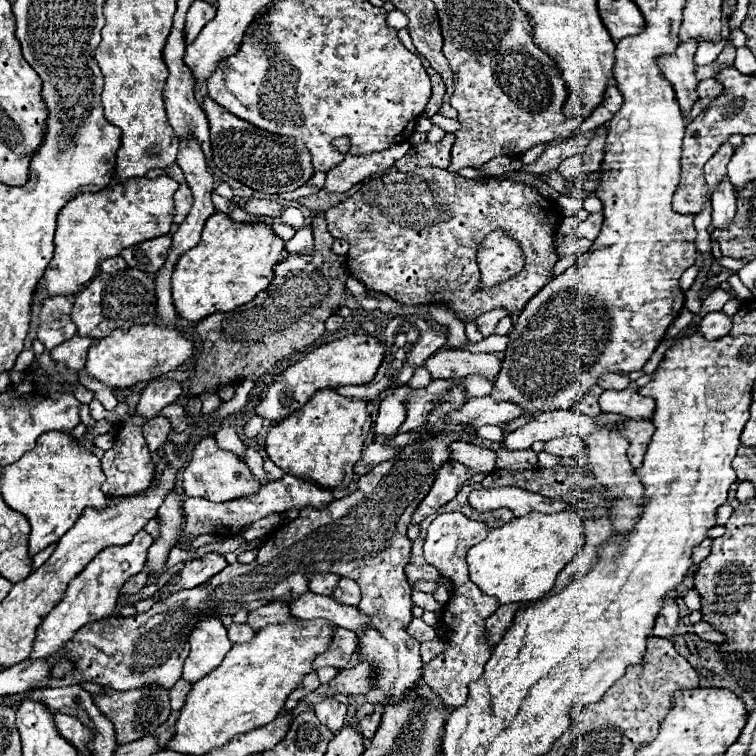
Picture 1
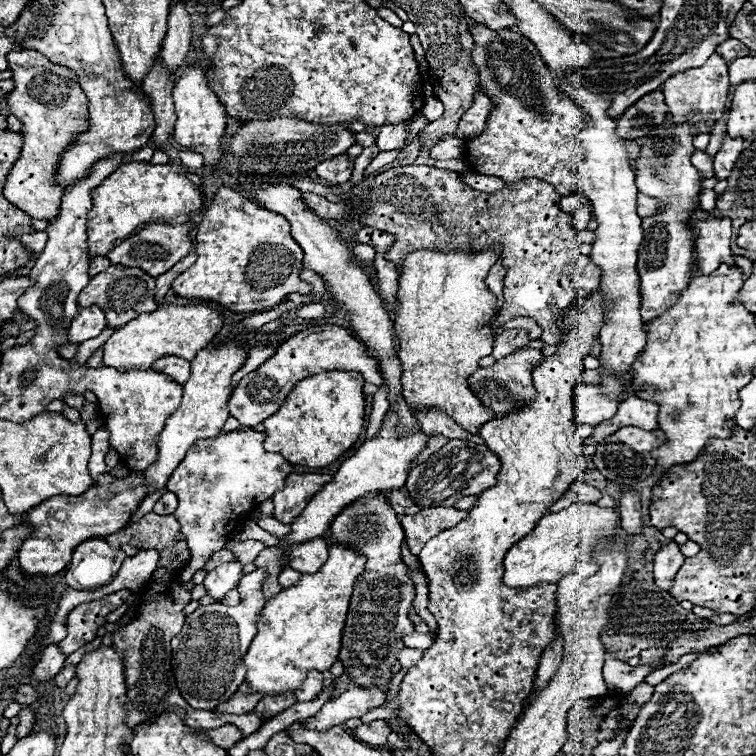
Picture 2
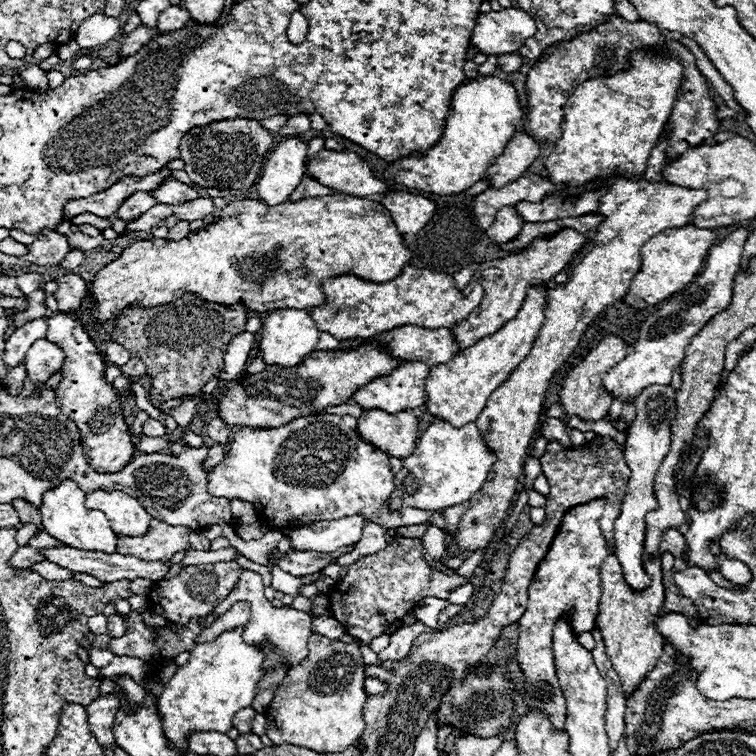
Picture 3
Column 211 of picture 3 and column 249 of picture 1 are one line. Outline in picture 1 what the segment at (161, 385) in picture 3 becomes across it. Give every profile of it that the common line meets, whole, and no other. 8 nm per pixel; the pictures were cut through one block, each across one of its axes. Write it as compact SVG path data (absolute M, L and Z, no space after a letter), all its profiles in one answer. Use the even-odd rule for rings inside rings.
M324 212L312 216L312 232L314 252L290 254L276 264L270 286L252 302L230 312L214 312L196 324L194 334L200 342L200 350L194 360L188 398L200 396L202 392L216 392L224 384L240 384L244 380L256 382L278 360L312 344L324 334L324 322L348 300L344 286L348 268L346 258L330 250L334 238L326 232Z

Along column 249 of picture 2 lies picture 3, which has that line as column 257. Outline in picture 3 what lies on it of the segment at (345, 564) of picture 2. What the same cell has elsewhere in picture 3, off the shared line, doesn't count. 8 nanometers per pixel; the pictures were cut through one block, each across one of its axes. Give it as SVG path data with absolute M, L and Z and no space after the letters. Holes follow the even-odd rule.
M242 628L224 632L214 642L196 644L190 658L170 682L164 684L158 698L158 714L166 740L180 750L188 752L188 736L192 732L222 732L232 728L232 718L238 710L248 708L256 694L256 684L264 676L260 664L264 654L256 646L248 646L242 640Z

